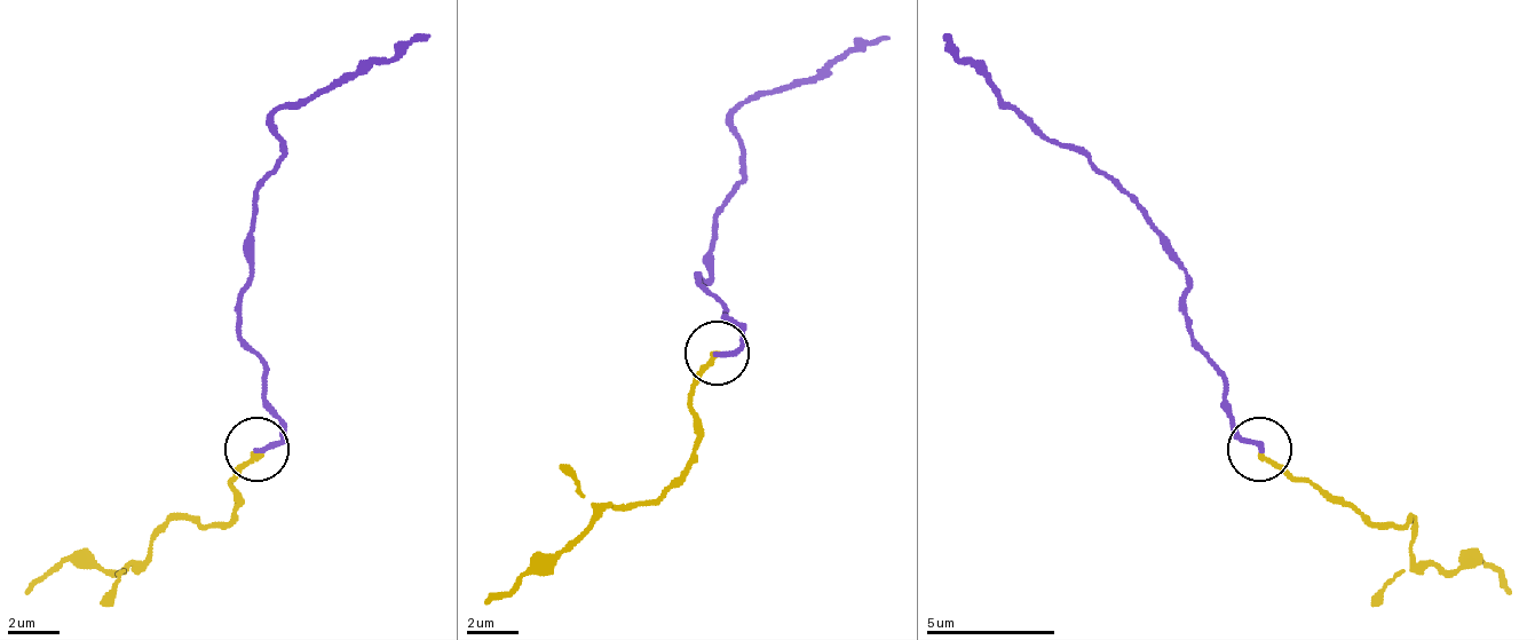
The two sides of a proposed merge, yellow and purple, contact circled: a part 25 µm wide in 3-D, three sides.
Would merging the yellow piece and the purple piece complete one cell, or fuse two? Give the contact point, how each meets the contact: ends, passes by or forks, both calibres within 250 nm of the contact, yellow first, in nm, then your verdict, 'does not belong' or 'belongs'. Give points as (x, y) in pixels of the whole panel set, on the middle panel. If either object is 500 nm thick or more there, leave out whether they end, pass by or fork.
place (717, 353); yellow ends; purple ends; calibres 220 and 220 nm; belongs

